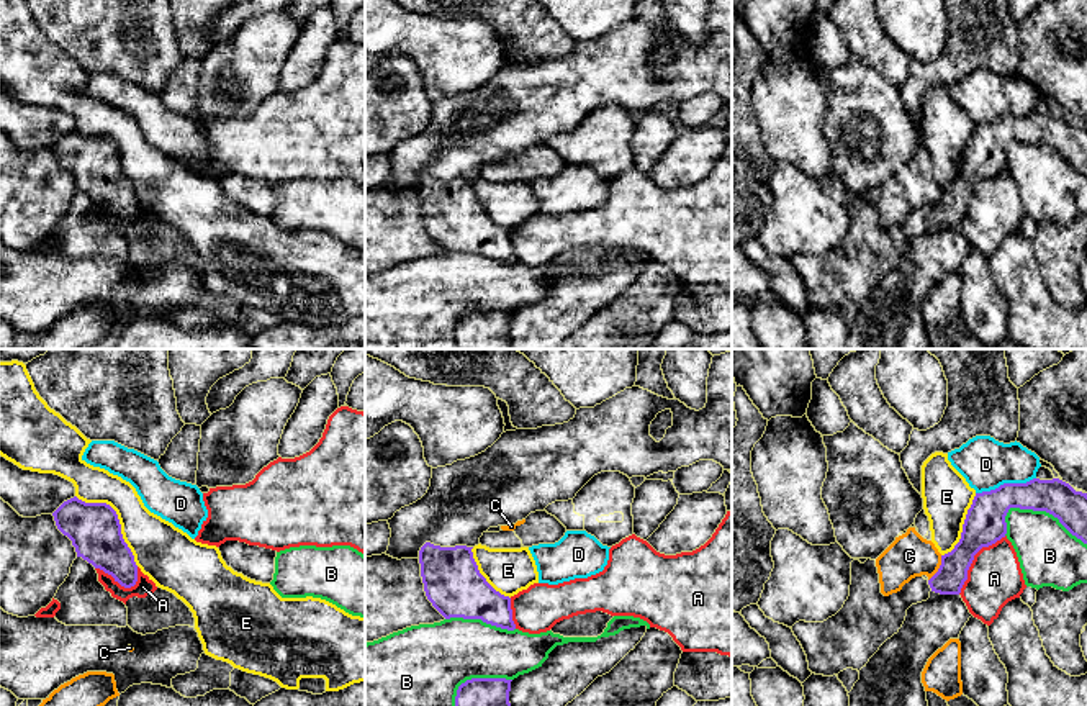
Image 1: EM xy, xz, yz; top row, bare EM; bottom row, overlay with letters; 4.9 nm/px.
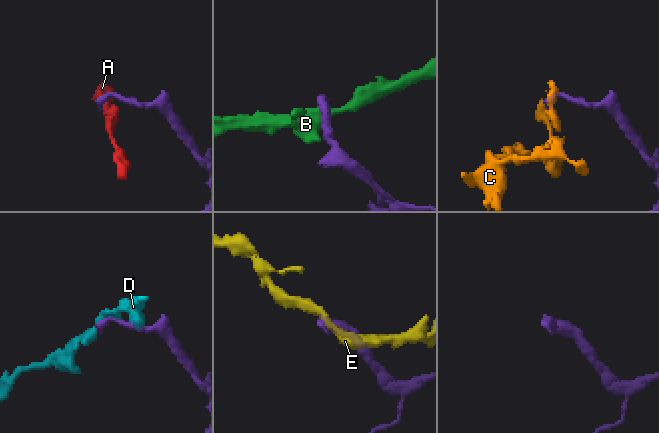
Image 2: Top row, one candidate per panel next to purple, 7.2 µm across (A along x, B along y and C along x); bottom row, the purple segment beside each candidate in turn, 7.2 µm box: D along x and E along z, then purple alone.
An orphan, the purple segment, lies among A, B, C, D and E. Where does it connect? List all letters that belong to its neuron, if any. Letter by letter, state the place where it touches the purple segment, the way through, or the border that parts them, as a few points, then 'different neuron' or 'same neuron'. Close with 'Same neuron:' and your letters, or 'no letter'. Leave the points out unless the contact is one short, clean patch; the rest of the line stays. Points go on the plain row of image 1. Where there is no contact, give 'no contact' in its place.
A: meets purple in yz at (973, 192); different neuron
B: meets purple in yz at (1045, 143); different neuron
C: meets purple in yz at (938, 202); border along yz (942, 189), (938, 203), (929, 213); different neuron
D: meets purple in yz at (1005, 117); different neuron
E: meets purple in xy at (118, 153); different neuron
Same neuron: no letter

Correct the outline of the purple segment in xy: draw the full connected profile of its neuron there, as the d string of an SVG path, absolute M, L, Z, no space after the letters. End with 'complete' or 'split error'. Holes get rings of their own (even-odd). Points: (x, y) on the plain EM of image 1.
M74 129L52 149L57 162L72 174L77 190L111 208L124 221L136 218L138 198L110 138L85 136Z; complete

